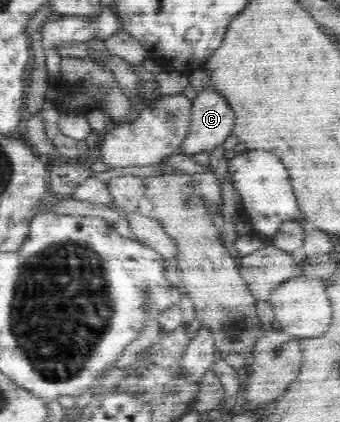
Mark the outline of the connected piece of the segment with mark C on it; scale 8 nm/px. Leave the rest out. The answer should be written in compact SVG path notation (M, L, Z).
M210 86L193 99L188 136L180 145L179 152L192 157L200 151L212 151L233 134L234 125L233 108Z

